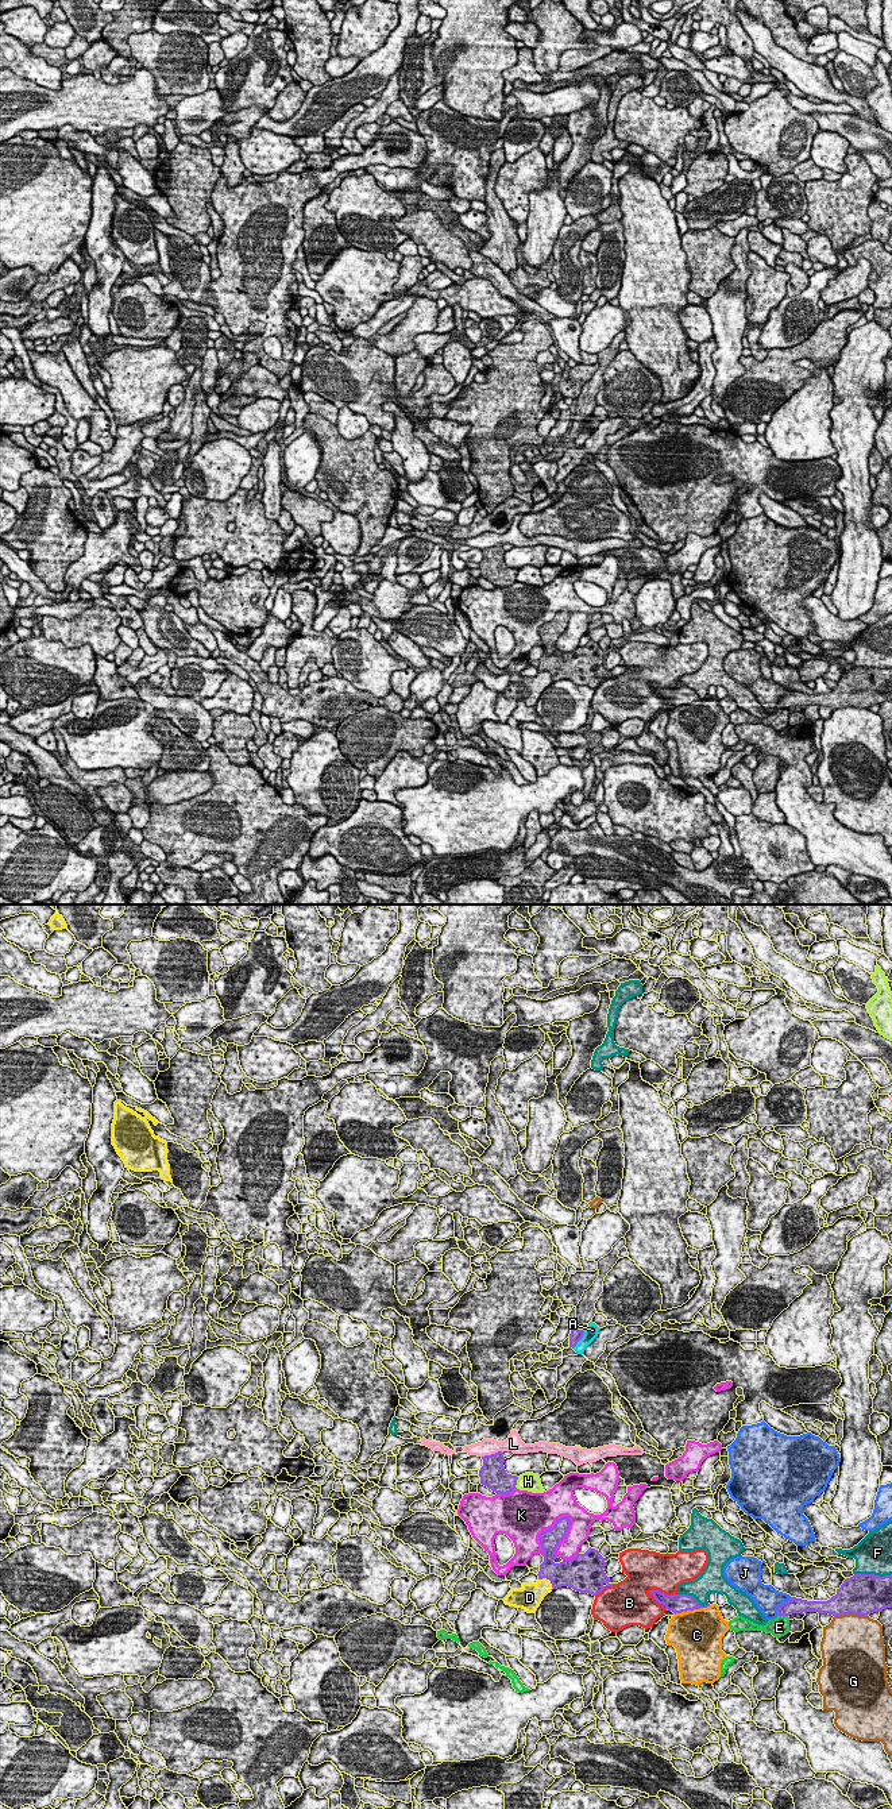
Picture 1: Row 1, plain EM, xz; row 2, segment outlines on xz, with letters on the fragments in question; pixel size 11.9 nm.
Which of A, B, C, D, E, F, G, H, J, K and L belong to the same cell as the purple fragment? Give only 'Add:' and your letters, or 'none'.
Add: none

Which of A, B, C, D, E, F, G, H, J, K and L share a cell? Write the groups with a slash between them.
A / B / C / D / E / F / G / H / J / K / L

